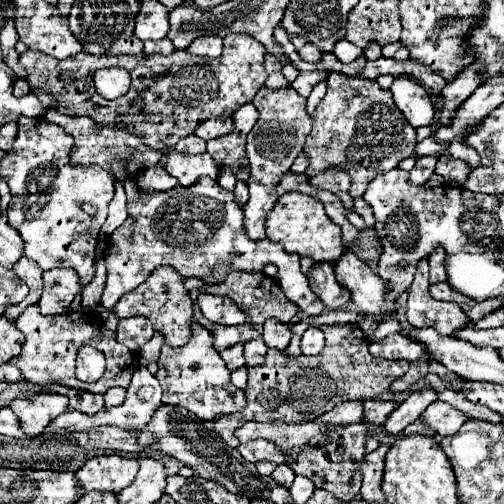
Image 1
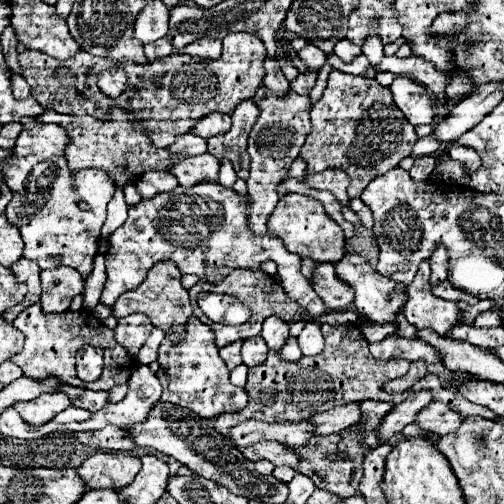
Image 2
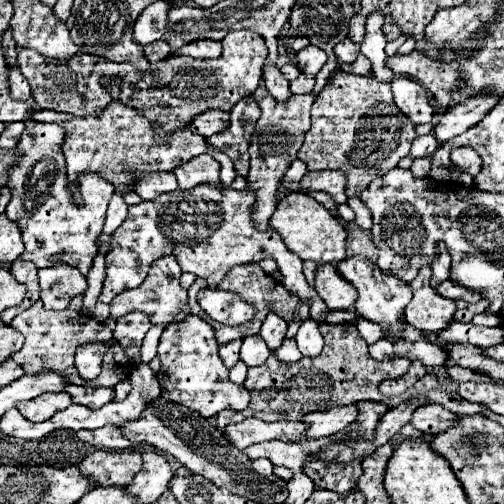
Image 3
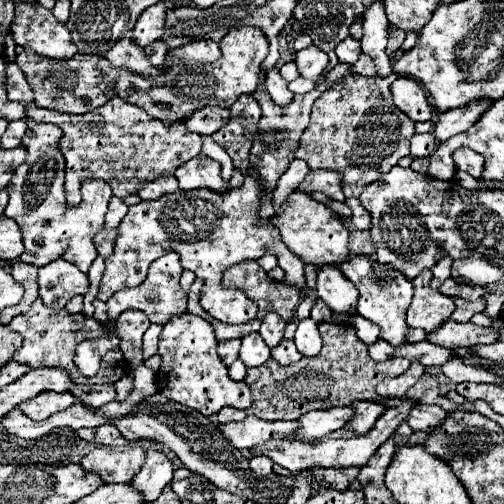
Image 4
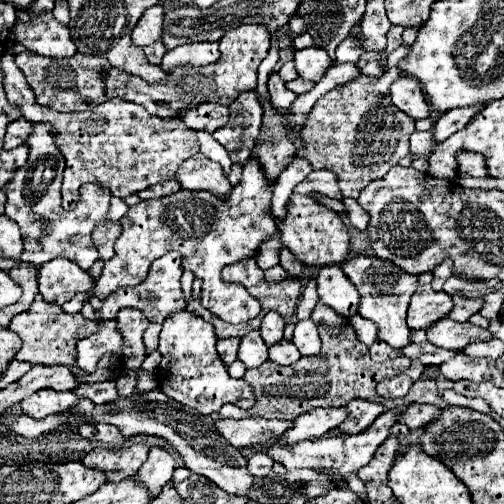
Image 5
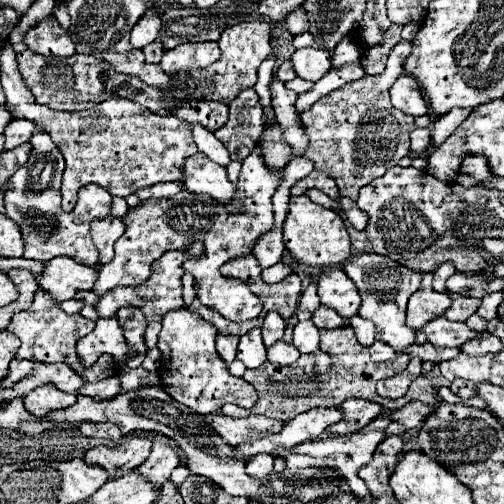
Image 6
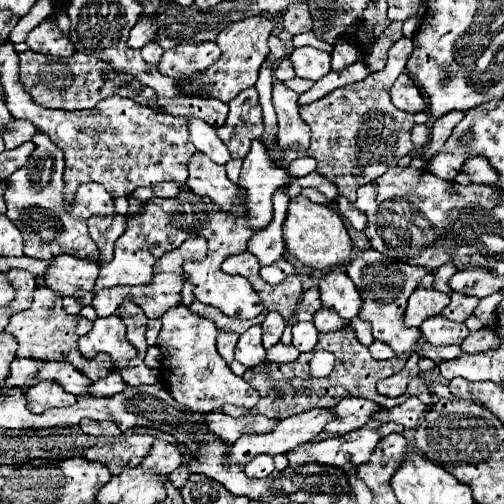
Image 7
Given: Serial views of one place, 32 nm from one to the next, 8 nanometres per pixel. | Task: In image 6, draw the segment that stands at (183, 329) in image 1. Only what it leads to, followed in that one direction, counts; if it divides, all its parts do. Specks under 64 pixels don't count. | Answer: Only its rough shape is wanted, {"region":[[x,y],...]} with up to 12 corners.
{"region":[[204,244],[172,250],[152,264],[140,286],[104,292],[96,304],[110,318],[124,304],[162,320],[182,308],[182,262],[200,256]]}

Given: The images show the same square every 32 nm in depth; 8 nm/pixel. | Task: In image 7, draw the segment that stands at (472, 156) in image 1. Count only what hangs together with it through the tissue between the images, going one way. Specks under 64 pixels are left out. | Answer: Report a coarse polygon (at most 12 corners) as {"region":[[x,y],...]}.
{"region":[[484,156],[470,158],[462,172],[476,184],[496,186],[500,174]]}

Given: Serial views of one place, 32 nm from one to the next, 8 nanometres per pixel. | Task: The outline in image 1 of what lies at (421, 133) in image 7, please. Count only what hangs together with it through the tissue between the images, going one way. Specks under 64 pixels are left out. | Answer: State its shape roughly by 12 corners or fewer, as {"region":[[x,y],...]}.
{"region":[[434,136],[416,144],[416,156],[438,156],[446,144]]}

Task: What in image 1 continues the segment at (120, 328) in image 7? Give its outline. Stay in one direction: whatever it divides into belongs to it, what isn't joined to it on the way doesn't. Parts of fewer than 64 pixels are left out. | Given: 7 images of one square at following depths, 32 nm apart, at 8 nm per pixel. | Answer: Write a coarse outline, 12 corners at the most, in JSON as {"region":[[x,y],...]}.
{"region":[[90,346],[76,358],[76,376],[96,382],[106,368],[104,354]]}

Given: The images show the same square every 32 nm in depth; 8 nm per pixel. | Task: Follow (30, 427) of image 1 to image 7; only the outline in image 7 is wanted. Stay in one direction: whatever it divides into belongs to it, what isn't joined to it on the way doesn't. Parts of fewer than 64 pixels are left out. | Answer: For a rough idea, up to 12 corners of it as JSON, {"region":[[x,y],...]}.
{"region":[[54,380],[28,388],[28,408],[40,414],[72,406],[76,396]]}

